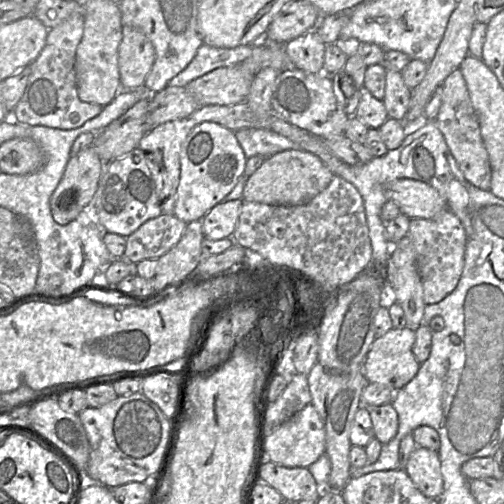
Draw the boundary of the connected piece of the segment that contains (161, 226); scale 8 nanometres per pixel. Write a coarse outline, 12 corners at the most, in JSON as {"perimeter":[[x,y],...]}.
{"perimeter":[[161,214],[126,237],[122,259],[159,258],[187,223]]}

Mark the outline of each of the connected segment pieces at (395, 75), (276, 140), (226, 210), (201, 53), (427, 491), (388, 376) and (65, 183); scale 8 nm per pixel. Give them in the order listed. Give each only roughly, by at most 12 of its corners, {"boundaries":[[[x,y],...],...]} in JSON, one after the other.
{"boundaries":[[[386,69],[383,103],[389,118],[404,121],[412,90],[402,73]],[[268,129],[234,132],[246,158],[267,158],[298,144]],[[243,199],[218,203],[202,218],[205,239],[232,237]],[[203,43],[192,61],[168,82],[185,87],[214,69],[239,64],[253,46]],[[417,446],[404,470],[426,497],[440,498],[438,452]],[[392,328],[363,363],[370,383],[402,389],[417,374],[415,331]],[[93,146],[70,157],[50,198],[68,224],[92,202],[104,164]]]}

